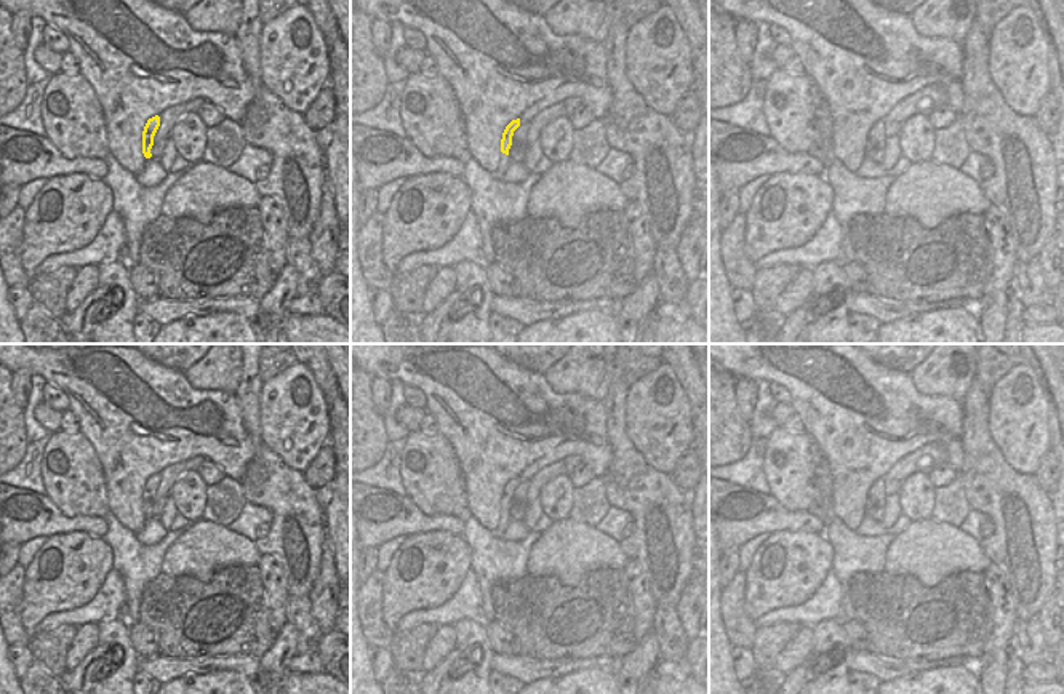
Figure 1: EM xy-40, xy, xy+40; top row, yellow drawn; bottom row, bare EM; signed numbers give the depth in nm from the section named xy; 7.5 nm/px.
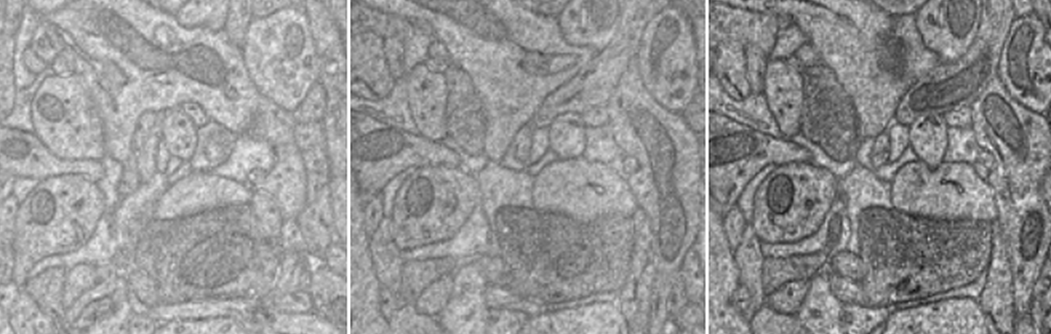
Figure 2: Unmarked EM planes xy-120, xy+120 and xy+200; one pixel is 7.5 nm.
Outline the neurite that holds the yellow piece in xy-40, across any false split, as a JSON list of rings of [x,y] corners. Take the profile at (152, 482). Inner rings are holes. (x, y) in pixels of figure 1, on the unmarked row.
[[[158,473],[149,477],[146,485],[144,485],[144,489],[142,489],[142,512],[144,512],[146,517],[152,515],[150,507],[154,504],[154,494],[157,491],[158,485],[160,485],[160,475]]]

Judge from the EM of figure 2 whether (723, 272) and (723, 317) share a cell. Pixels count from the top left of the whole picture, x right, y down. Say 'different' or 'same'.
same

